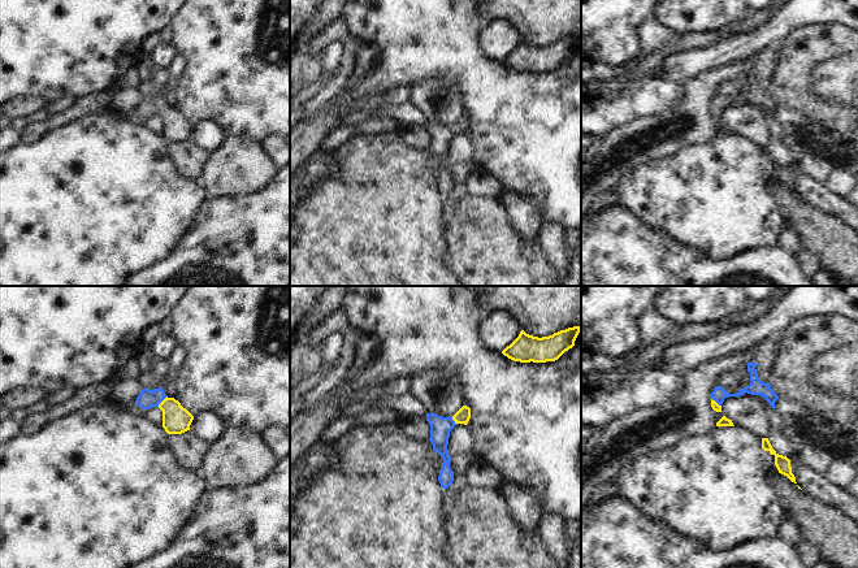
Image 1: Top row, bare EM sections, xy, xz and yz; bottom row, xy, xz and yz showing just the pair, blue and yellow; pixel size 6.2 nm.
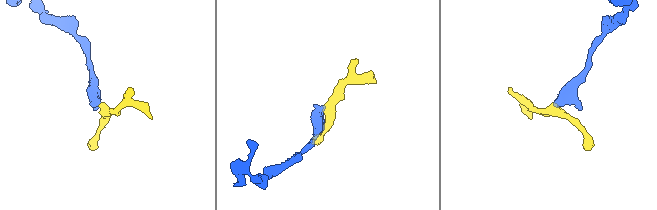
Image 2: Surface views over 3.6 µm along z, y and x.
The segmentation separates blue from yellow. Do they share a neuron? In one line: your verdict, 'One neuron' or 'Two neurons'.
One neuron.

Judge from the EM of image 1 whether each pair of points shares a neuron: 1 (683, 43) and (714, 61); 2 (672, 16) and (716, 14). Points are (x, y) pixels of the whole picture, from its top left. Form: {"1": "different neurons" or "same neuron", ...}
{"1": "different neurons", "2": "same neuron"}

